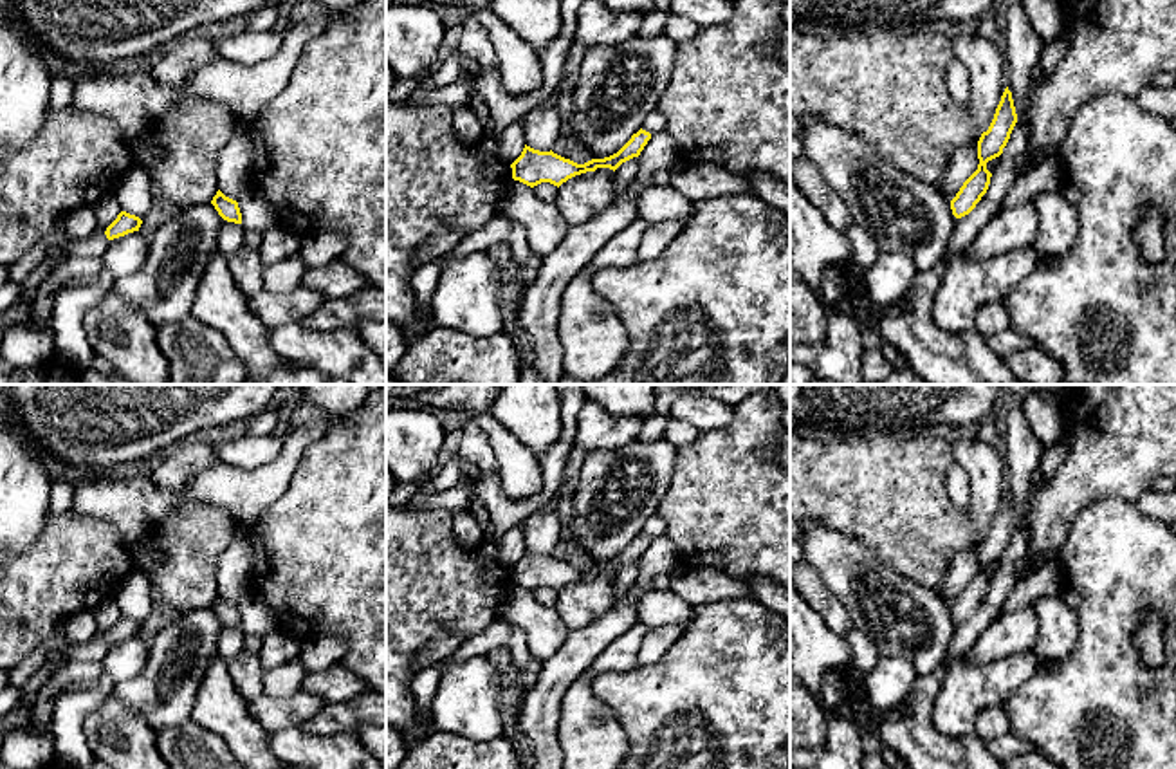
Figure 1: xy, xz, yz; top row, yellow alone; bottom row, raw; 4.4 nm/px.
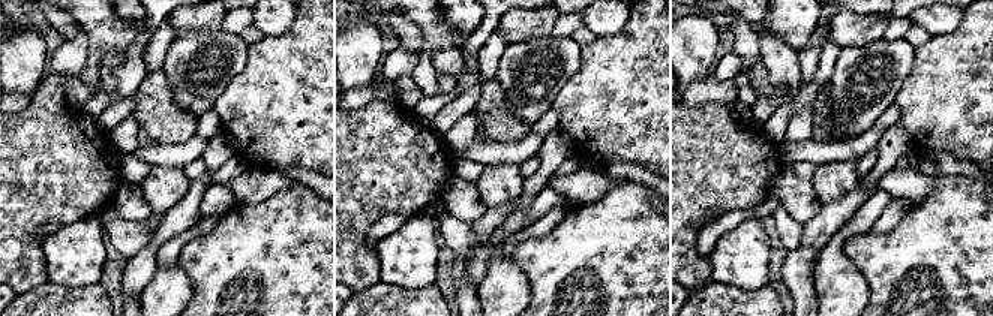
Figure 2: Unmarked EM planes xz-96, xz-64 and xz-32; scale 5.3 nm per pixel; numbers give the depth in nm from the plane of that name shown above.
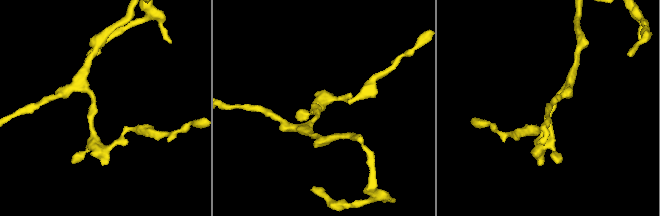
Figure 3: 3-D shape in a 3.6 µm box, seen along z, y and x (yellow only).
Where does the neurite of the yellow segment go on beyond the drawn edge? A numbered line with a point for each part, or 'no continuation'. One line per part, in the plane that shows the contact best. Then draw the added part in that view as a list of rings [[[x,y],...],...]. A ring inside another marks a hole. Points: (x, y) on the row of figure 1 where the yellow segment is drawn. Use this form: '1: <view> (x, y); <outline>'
no continuation

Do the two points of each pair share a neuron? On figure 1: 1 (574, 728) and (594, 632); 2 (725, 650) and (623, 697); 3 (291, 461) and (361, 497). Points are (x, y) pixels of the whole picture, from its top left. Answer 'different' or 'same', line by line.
1: different
2: same
3: different

